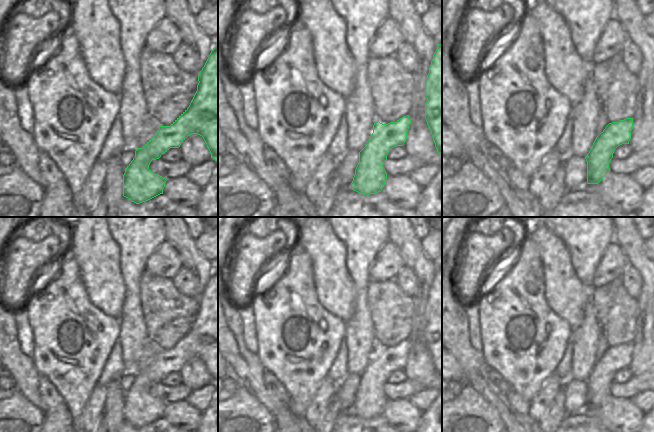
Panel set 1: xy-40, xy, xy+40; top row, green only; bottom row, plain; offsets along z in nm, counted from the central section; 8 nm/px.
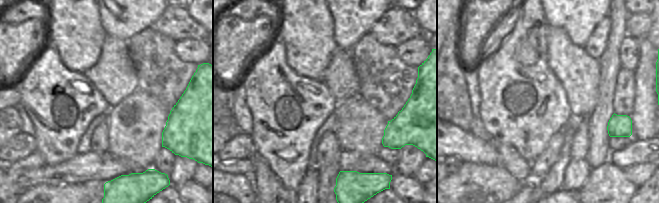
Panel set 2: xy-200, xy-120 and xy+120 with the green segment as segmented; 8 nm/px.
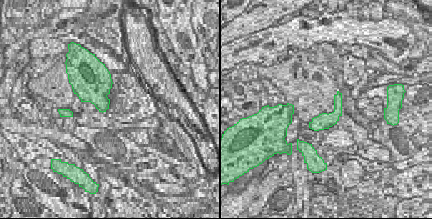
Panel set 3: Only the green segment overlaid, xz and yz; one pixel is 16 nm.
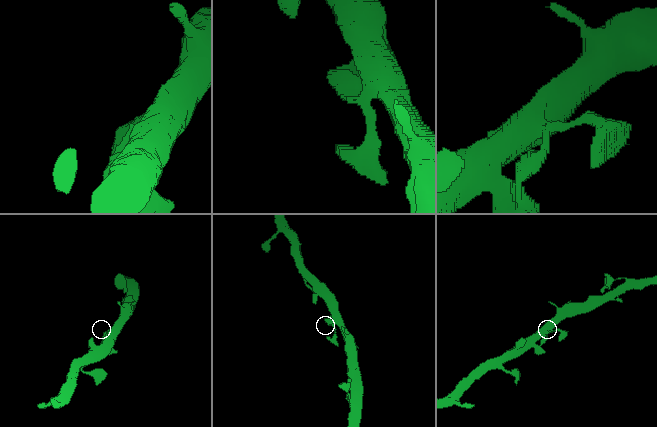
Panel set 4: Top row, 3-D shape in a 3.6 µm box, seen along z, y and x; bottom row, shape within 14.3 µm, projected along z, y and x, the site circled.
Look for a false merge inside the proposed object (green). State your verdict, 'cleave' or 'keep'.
keep

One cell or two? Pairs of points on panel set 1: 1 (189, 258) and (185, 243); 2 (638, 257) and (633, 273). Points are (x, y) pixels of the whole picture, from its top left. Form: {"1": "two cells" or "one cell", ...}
{"1": "one cell", "2": "two cells"}

